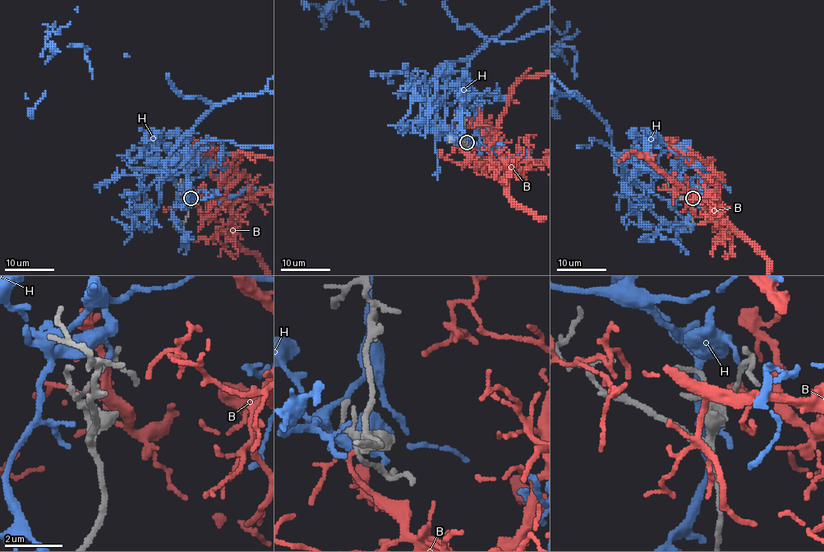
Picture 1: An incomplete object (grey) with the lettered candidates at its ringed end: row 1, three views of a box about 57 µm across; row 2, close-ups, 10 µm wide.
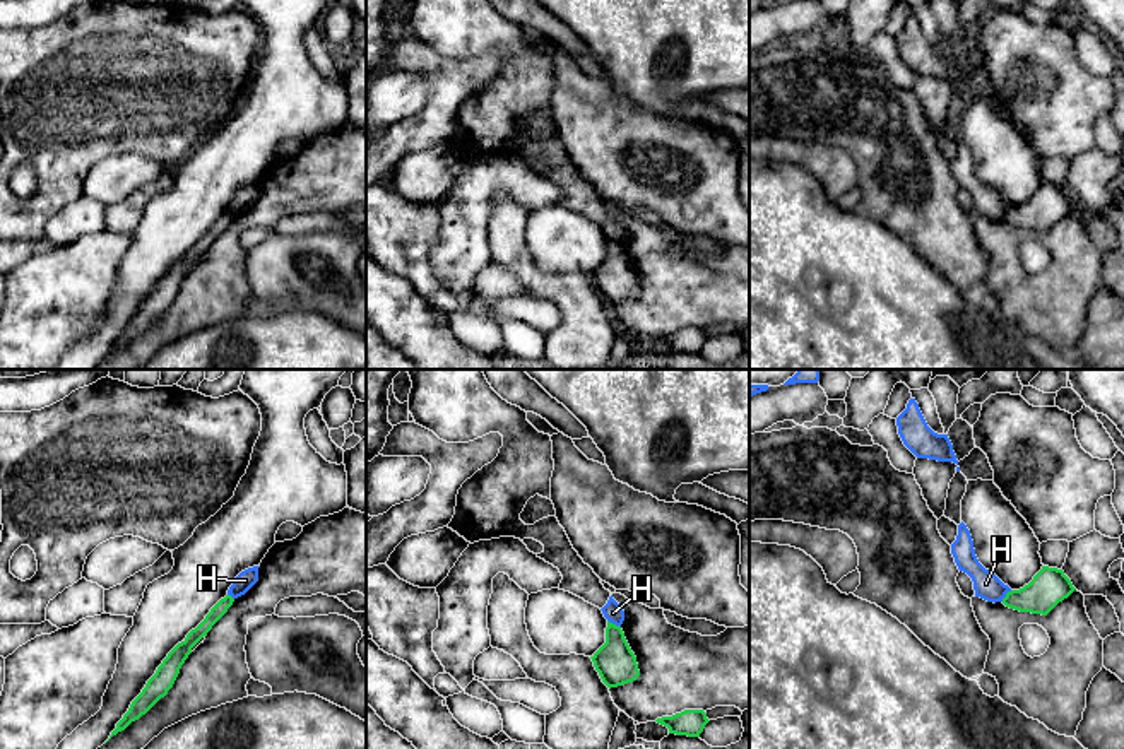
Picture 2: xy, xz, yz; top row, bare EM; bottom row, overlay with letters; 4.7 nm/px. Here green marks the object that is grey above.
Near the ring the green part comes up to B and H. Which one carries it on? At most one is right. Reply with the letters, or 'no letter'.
no letter

